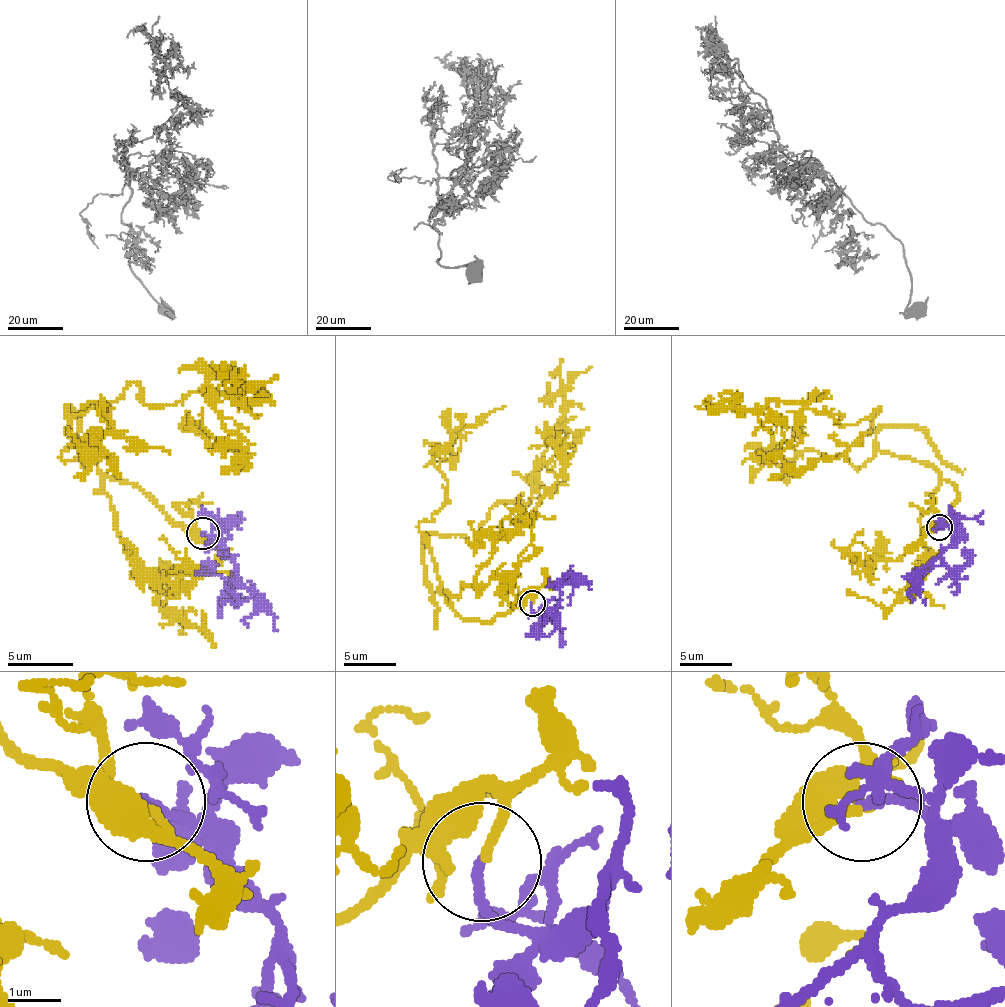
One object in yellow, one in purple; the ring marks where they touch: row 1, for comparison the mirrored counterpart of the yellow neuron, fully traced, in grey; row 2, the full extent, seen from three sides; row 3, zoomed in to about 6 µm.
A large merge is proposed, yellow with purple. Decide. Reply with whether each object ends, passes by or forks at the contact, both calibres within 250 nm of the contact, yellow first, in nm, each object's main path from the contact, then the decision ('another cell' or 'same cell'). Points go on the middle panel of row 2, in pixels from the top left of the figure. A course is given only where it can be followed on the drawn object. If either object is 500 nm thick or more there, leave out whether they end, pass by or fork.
yellow ends | purple ends | 160/190 nm | yellow via (531, 602), (466, 621), (424, 537), (479, 542), (500, 503), (526, 505), (560, 443), (562, 471), (521, 534) | purple via (531, 602), (536, 615), (549, 615), (565, 584), (589, 584), (591, 589) | same cell

